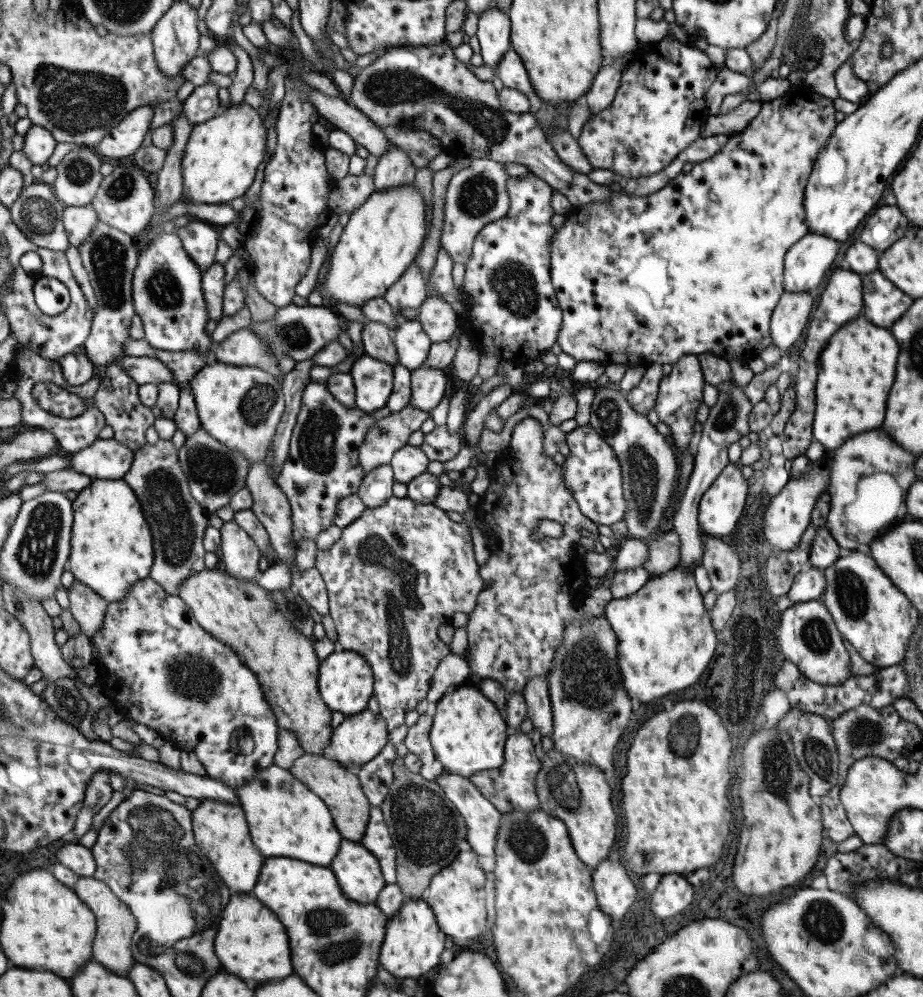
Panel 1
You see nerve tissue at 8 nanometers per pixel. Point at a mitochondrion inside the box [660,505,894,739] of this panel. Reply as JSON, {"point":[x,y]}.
{"point":[852,596]}

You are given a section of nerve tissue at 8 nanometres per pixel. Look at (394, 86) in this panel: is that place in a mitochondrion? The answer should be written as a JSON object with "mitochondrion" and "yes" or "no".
{"mitochondrion":"yes"}

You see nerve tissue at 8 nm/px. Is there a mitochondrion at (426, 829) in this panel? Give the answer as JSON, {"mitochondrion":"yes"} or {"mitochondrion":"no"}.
{"mitochondrion":"yes"}

